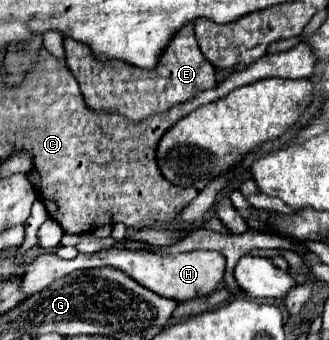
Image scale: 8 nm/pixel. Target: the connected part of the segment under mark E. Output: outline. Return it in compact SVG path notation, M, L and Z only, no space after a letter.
M193 24L183 26L175 34L175 38L169 42L165 52L161 54L157 68L153 68L153 70L141 70L141 68L135 68L121 60L101 62L93 56L93 52L85 44L75 42L71 38L65 38L65 54L67 54L67 68L79 82L81 92L85 96L85 104L91 110L117 112L133 124L141 122L153 114L167 112L175 104L187 102L191 98L195 98L199 92L211 90L217 86L215 68L201 54L199 44L195 40Z

